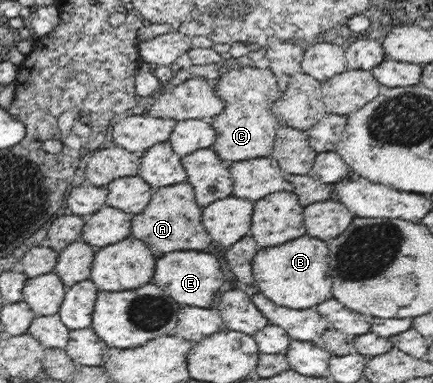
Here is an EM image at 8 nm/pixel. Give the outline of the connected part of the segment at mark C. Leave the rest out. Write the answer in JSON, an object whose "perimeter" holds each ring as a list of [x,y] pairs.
{"perimeter":[[[237,67],[225,74],[216,75],[215,83],[217,95],[225,101],[225,105],[224,109],[210,120],[216,131],[212,149],[221,160],[229,164],[269,157],[278,127],[281,126],[281,122],[272,111],[272,105],[283,94],[271,69]]]}

